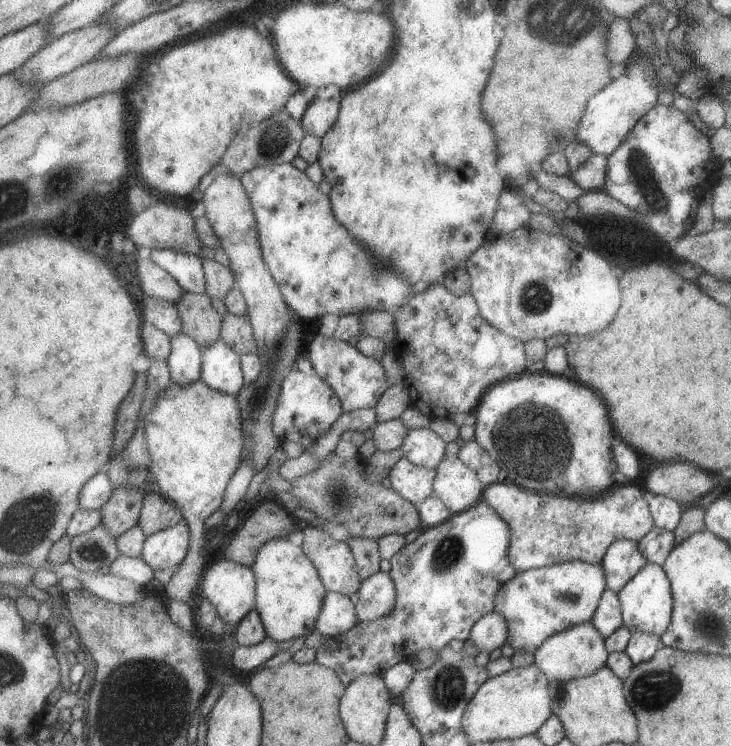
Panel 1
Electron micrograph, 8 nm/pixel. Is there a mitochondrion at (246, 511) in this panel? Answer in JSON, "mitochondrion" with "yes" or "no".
{"mitochondrion":"no"}

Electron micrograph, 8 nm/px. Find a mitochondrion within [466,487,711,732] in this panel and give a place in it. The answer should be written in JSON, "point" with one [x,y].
{"point":[651,692]}

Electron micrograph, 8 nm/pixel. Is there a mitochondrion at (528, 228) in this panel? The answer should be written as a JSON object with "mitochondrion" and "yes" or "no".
{"mitochondrion":"no"}

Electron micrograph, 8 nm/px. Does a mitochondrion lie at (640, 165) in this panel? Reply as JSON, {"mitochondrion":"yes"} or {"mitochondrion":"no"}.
{"mitochondrion":"yes"}

